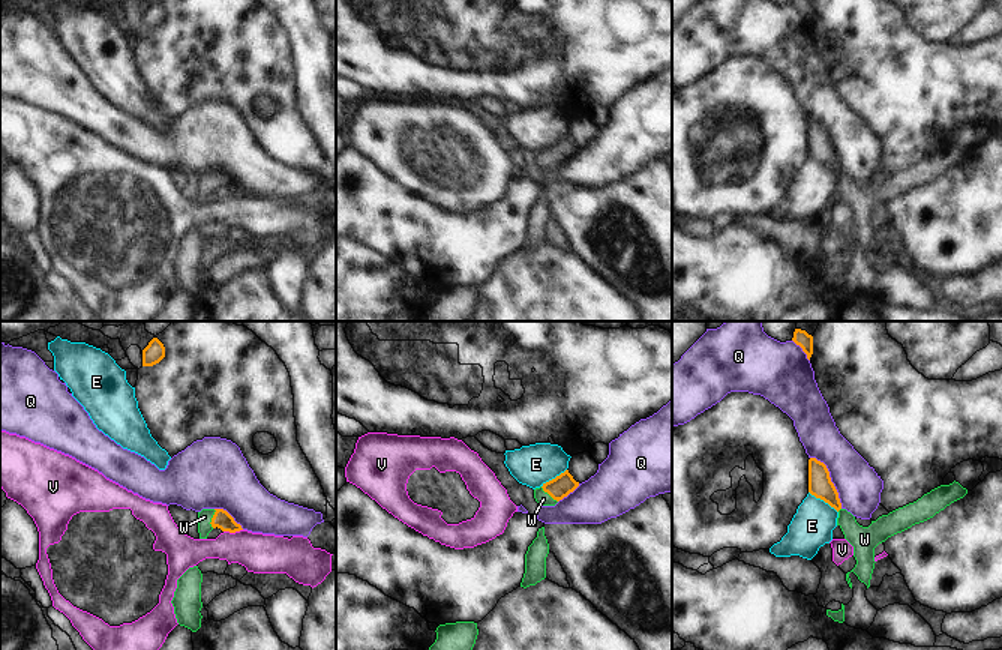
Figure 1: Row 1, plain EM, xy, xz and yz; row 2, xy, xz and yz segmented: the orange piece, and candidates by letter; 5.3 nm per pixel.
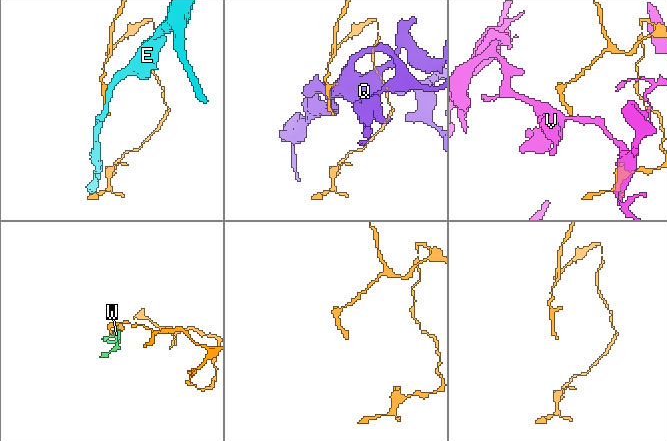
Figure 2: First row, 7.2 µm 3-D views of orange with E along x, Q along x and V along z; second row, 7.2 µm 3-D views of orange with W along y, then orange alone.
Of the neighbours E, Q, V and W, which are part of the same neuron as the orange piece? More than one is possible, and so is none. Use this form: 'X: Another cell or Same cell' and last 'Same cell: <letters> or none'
E: Another cell
Q: Another cell
V: Another cell
W: Same cell
Same cell: W.

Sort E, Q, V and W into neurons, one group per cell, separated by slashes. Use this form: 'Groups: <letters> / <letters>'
Groups: E / Q / V / W.

